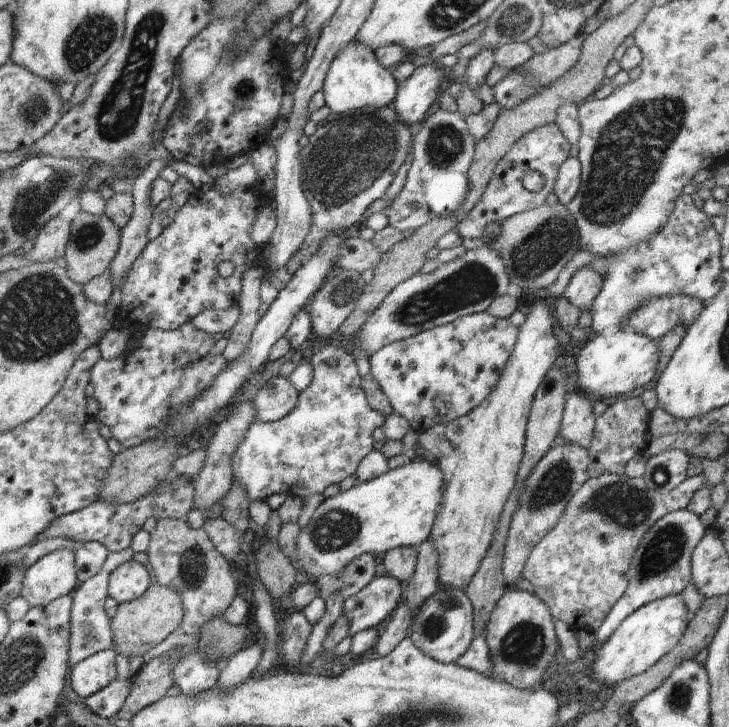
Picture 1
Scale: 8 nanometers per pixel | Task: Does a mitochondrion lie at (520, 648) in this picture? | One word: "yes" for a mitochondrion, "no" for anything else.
yes

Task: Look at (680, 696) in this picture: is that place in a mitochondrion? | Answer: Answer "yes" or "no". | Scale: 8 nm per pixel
yes

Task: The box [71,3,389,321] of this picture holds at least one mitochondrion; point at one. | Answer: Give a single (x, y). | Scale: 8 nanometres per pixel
(118, 118)

